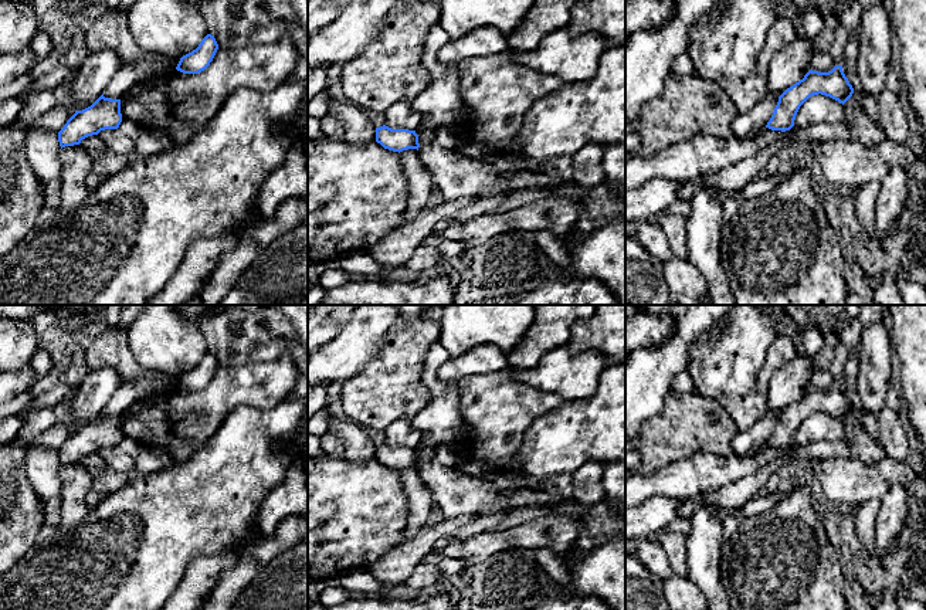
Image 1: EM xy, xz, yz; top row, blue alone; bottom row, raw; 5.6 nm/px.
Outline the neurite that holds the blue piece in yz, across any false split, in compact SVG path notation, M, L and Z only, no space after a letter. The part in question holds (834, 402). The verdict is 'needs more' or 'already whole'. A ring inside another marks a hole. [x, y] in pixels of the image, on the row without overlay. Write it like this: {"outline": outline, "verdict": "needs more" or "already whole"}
{"outline": "M835 383L828 390L810 387L803 397L787 406L780 414L766 445L771 448L790 448L794 444L800 424L813 413L825 413L839 421L845 421L854 411L854 406L842 389Z", "verdict": "already whole"}

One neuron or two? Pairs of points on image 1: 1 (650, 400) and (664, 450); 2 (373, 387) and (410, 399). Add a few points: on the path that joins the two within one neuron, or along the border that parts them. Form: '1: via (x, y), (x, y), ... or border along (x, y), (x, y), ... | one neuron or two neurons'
1: border along (672, 387), (662, 407), (647, 417), (640, 429) | two neurons
2: via (382, 389), (402, 392) | one neuron

